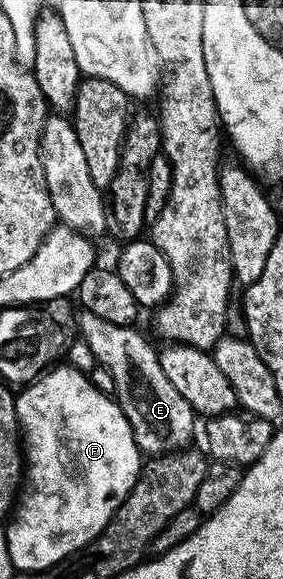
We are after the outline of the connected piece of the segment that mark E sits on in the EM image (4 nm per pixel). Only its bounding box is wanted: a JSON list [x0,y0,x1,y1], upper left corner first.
[78,312,198,456]

